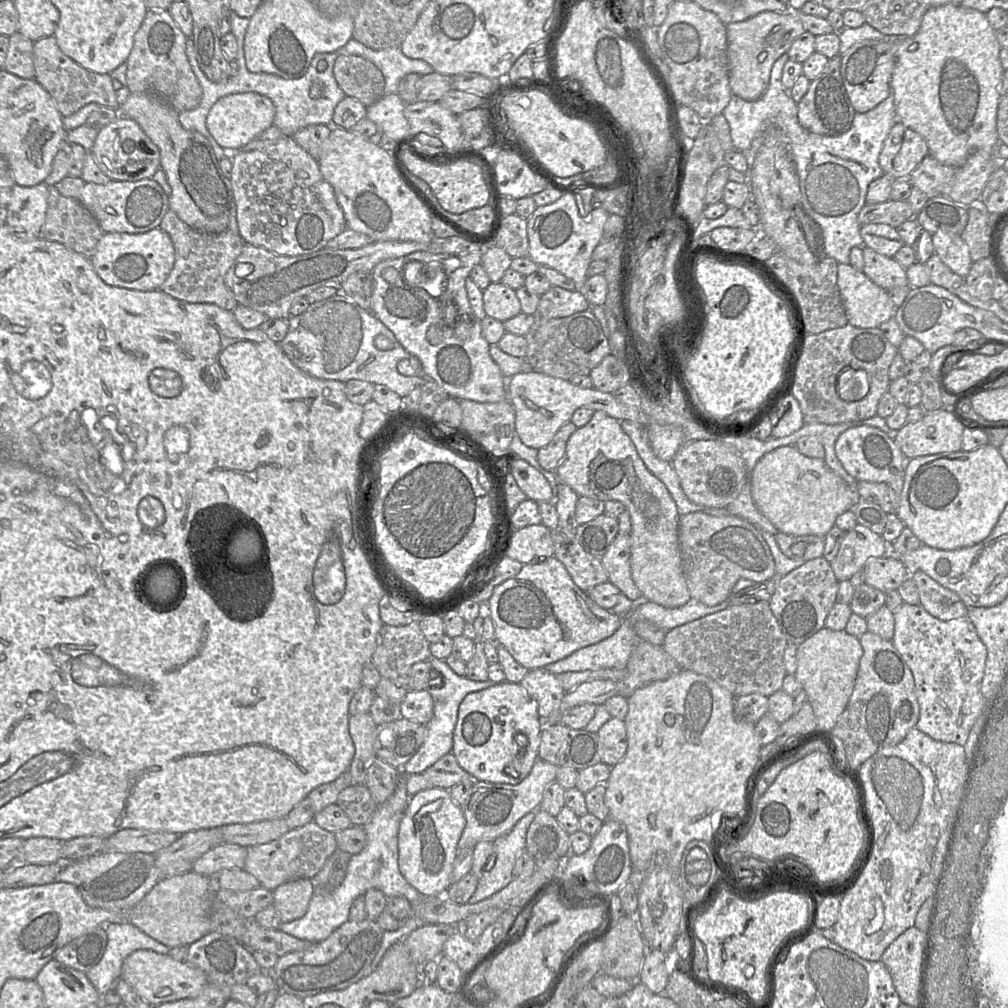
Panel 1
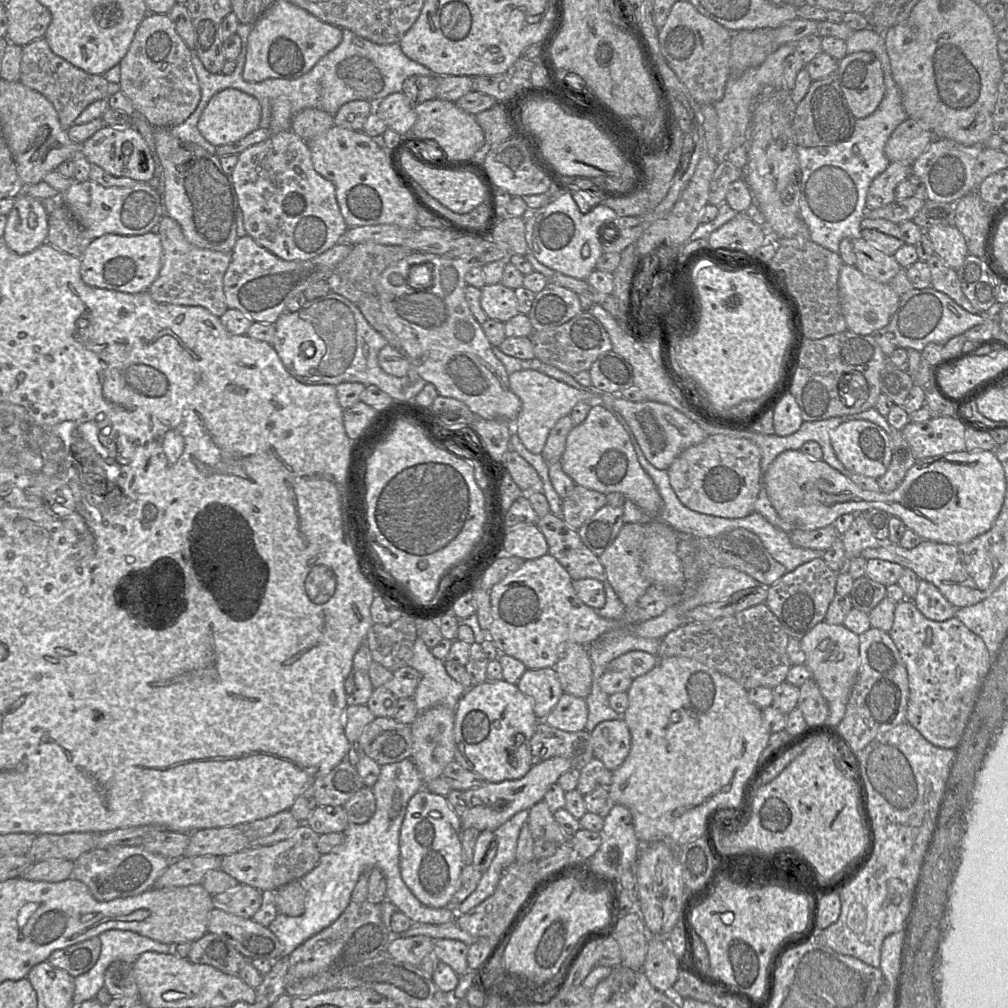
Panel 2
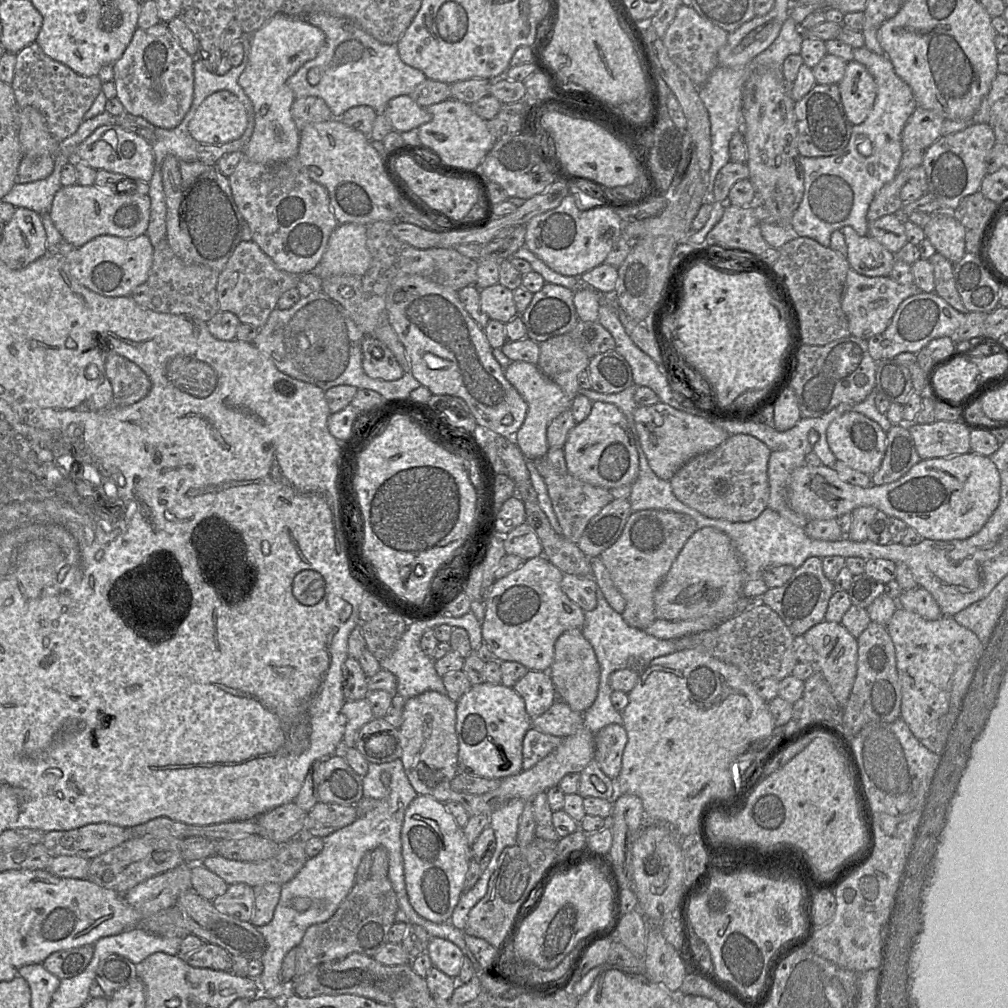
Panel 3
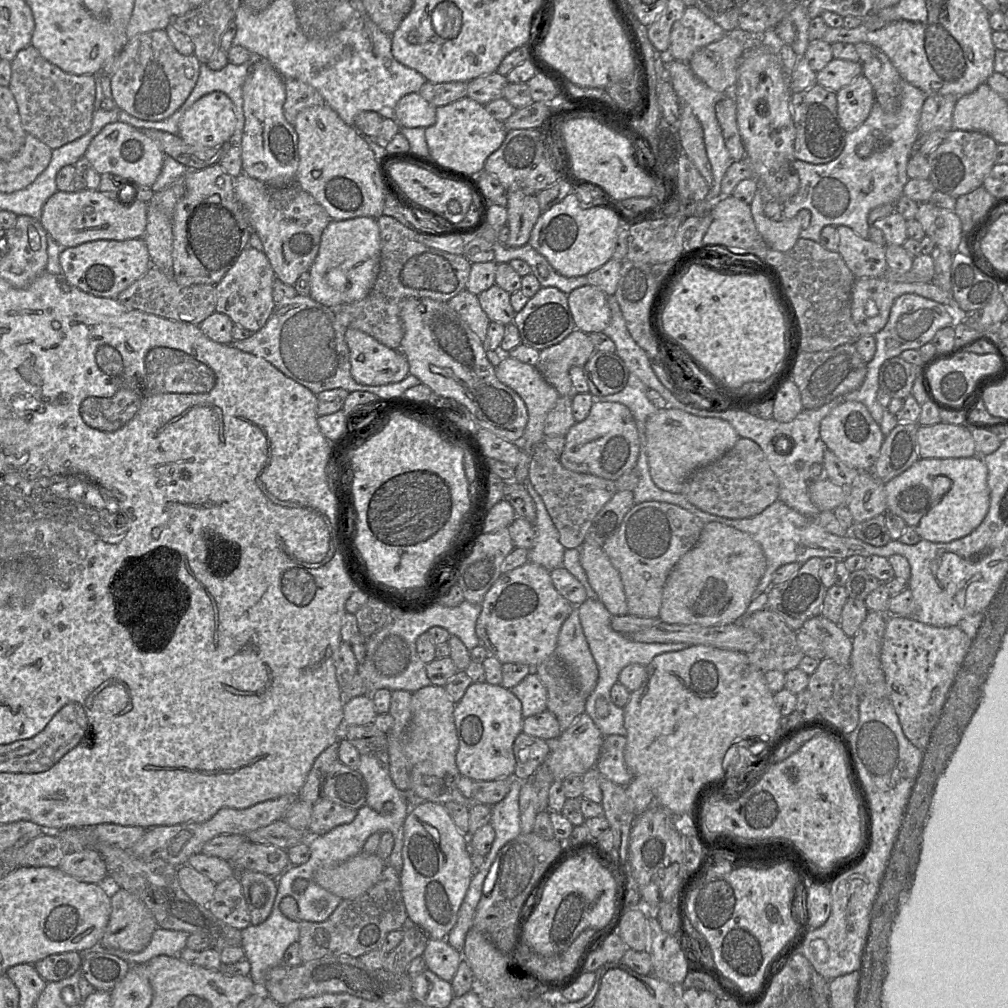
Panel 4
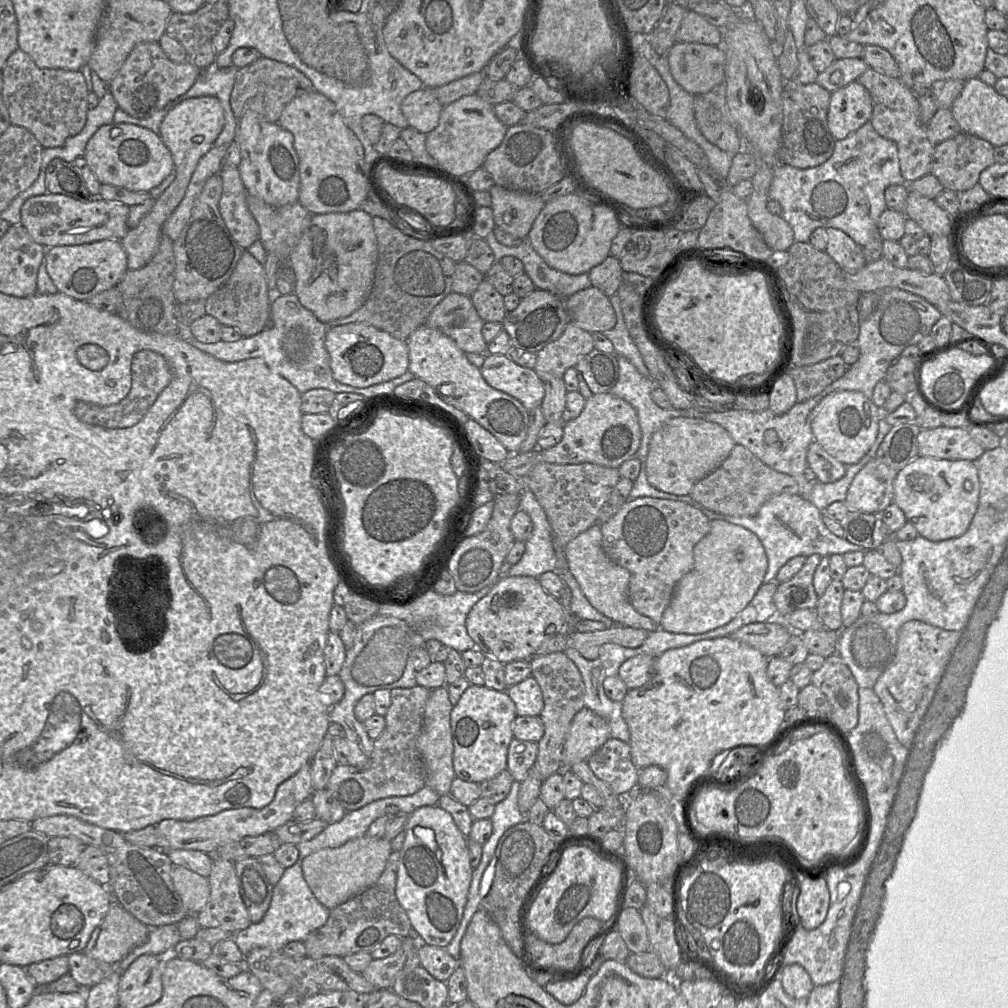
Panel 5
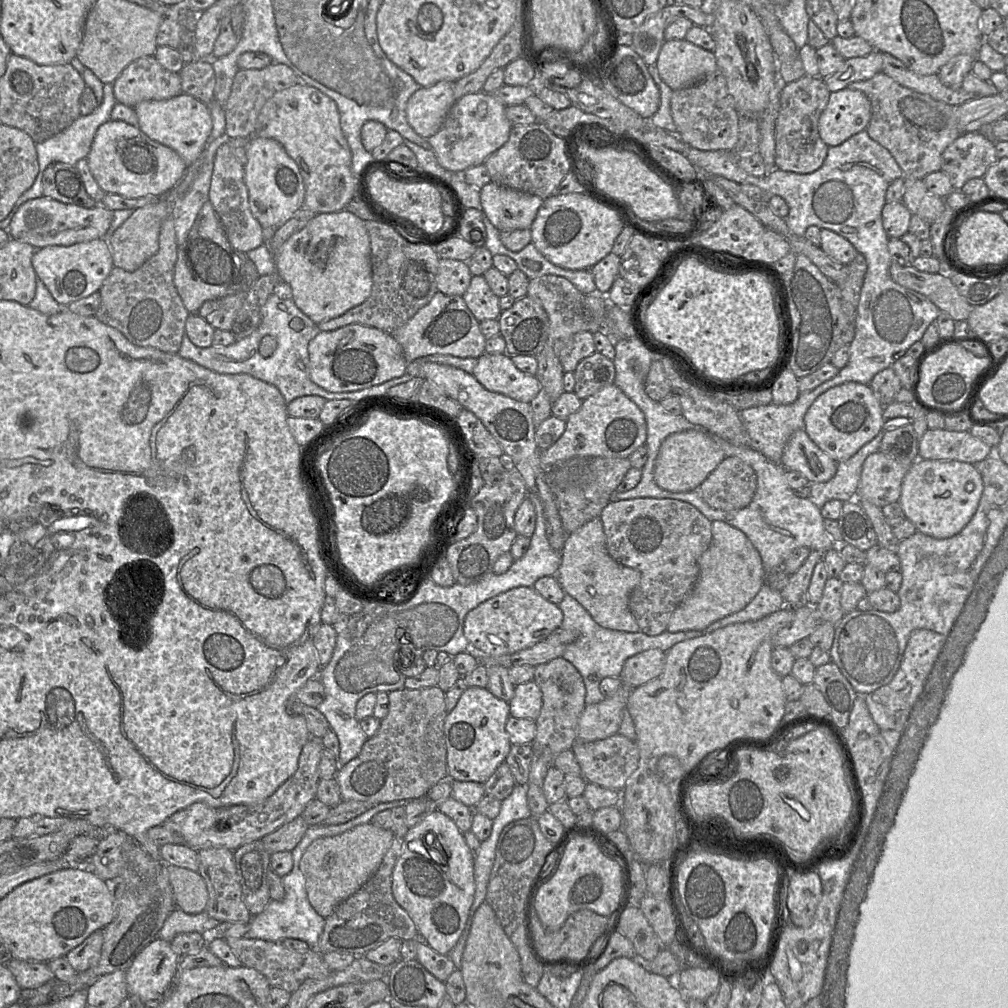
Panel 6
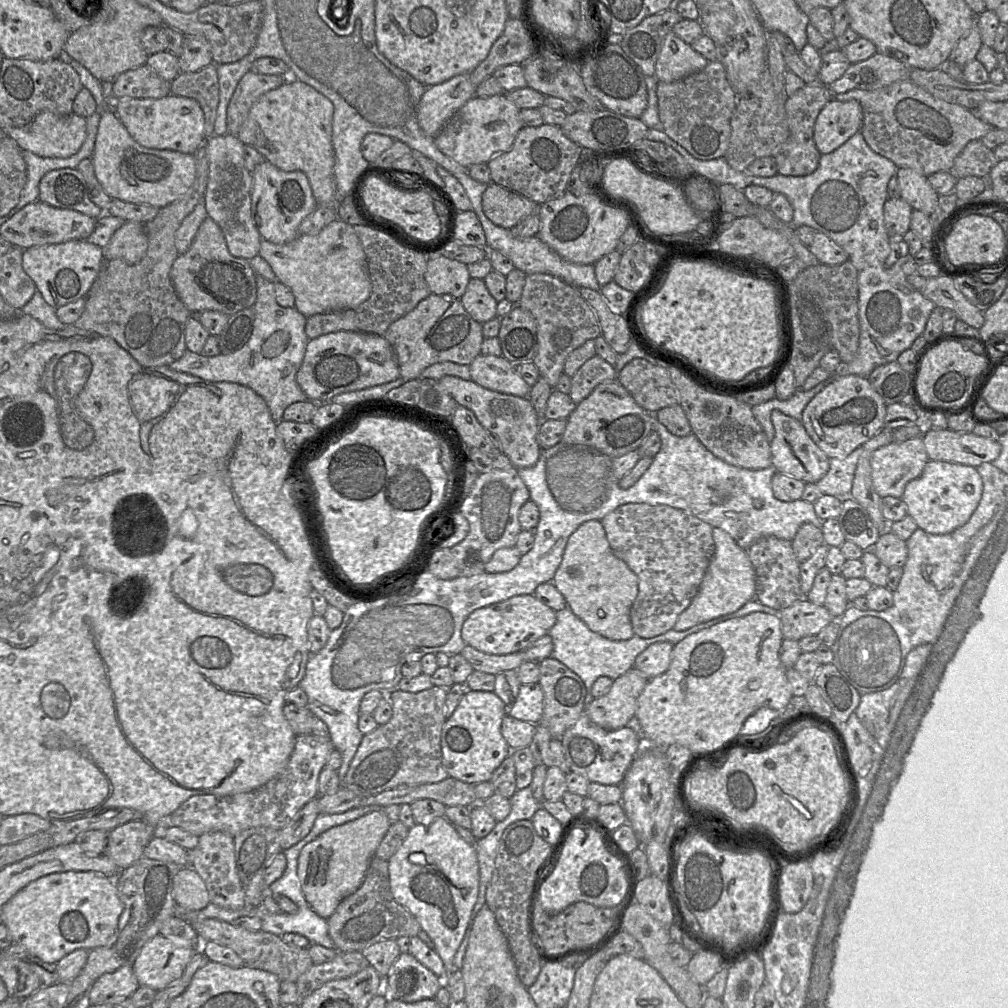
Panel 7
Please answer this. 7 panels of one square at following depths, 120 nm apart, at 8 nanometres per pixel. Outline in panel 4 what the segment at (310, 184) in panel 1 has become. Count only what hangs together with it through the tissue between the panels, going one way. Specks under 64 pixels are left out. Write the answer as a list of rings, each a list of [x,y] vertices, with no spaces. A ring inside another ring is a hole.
[[[241,173],[234,178],[234,191],[251,229],[258,234],[262,242],[263,252],[267,256],[276,277],[283,283],[293,286],[299,276],[308,272],[315,261],[322,233],[332,220],[331,217],[325,208],[312,195],[304,191],[296,181],[289,186],[274,187]]]

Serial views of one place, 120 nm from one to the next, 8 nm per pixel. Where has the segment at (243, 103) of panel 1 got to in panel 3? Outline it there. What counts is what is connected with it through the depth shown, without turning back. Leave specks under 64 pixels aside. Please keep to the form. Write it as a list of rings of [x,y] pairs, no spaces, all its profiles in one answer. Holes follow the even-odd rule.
[[[220,90],[201,103],[188,130],[199,143],[225,144],[240,139],[247,124],[246,109],[237,96]]]

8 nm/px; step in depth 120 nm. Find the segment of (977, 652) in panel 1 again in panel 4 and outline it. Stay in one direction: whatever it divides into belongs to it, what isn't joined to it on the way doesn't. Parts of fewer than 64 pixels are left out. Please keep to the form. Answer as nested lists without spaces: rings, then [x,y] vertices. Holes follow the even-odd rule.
[[[887,617],[881,664],[888,686],[888,698],[905,736],[920,750],[924,750],[928,743],[970,640],[958,626],[935,627],[909,617]]]

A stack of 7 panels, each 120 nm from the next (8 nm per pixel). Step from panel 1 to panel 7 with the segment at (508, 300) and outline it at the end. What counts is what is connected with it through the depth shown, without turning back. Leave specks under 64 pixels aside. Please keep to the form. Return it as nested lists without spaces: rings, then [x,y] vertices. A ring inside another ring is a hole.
[[[470,278],[460,301],[467,313],[480,324],[497,317],[497,301],[489,293],[483,279]]]

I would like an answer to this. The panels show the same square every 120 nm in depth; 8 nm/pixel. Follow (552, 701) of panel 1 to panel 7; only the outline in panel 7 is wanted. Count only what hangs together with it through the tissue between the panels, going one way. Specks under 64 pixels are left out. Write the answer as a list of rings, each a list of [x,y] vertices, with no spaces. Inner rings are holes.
[[[539,683],[521,684],[518,696],[511,706],[507,706],[510,716],[539,724],[543,713],[543,690]]]

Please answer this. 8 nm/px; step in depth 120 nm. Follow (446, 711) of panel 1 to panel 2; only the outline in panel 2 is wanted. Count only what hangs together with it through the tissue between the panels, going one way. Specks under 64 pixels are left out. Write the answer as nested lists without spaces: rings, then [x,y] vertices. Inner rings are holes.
[[[419,636],[415,641],[413,656],[408,666],[416,669],[421,675],[419,685],[412,697],[419,712],[436,705],[456,709],[467,689],[448,675],[444,661],[434,657],[431,649]]]

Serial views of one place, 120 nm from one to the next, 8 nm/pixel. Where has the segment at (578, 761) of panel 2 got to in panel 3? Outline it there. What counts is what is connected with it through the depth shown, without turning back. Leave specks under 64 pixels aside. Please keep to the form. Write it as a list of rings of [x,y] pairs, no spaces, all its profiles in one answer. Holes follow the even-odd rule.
[[[531,727],[522,743],[522,770],[526,771],[545,758],[565,737],[553,736]]]

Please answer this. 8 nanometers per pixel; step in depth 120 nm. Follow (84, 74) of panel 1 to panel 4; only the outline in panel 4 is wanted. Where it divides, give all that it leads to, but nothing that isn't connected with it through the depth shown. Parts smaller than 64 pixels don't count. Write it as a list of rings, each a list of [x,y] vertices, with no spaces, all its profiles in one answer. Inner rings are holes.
[[[32,45],[20,50],[11,61],[8,85],[17,104],[24,131],[52,150],[83,136],[91,127],[95,111],[95,75],[74,75],[48,62]]]

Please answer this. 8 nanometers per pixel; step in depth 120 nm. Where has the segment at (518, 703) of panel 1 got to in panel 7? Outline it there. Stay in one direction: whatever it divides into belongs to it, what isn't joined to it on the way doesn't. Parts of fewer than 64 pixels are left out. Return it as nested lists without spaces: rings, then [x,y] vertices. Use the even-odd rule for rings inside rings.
[[[465,690],[441,735],[442,764],[449,777],[475,785],[490,781],[493,772],[511,753],[501,733],[507,706],[494,691]]]

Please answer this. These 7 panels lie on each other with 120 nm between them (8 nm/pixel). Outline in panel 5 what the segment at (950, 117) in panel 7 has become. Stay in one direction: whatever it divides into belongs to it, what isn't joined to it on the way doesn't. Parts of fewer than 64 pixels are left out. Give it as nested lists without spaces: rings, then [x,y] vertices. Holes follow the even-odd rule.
[[[868,68],[856,81],[871,95],[873,110],[870,122],[883,138],[893,141],[898,150],[900,171],[906,184],[930,173],[935,146],[926,133],[926,125],[920,120],[920,104],[917,95],[901,80],[886,76]]]

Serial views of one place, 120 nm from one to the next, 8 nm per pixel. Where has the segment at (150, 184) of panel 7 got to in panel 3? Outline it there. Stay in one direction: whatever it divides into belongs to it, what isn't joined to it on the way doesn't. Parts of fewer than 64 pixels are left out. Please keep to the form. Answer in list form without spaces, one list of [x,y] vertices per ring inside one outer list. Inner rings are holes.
[[[103,125],[97,128],[75,148],[73,159],[81,160],[96,170],[122,174],[145,183],[150,182],[155,170],[152,144],[118,125]]]

